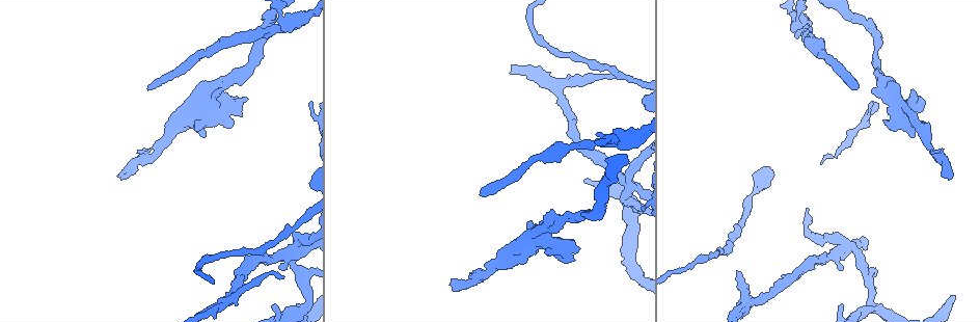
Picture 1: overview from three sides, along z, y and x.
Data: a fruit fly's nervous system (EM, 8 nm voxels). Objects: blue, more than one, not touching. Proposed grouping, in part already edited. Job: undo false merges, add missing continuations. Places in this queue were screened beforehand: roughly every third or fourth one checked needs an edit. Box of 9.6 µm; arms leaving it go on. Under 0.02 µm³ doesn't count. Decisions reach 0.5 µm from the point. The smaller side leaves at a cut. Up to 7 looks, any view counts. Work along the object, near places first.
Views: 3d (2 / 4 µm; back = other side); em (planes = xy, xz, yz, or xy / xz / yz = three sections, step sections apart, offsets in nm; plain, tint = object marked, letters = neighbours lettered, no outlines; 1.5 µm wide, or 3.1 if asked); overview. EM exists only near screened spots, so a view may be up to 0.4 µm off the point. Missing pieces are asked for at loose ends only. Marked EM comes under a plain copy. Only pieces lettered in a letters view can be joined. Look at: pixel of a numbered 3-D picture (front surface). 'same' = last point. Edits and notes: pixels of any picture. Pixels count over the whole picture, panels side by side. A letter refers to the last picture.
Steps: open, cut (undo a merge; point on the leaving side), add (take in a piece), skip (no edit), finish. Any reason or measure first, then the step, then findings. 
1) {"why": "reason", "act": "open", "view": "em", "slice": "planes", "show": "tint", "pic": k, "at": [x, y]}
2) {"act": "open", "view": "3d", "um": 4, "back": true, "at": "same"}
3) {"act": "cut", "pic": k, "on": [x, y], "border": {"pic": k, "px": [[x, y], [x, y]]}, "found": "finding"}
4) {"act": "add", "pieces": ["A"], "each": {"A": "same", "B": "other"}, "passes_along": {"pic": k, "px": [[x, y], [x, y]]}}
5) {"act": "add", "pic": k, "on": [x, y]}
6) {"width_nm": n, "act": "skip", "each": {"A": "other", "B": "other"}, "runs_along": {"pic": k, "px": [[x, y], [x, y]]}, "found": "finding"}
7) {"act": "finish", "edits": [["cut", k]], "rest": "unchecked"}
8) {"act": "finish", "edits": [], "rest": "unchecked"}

{"why": "an open end", "act": "open", "view": "em", "slice": "xy", "step": 4, "show": "letters", "pic": 1, "at": [238, 101]}

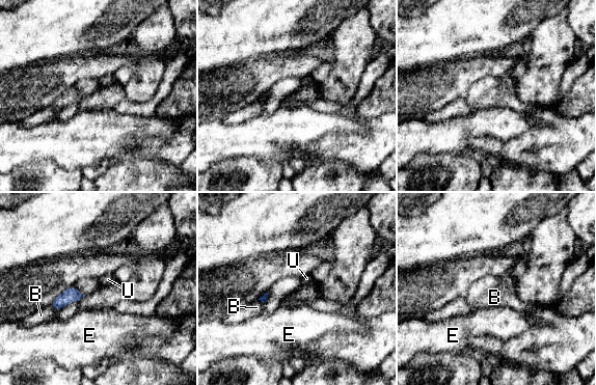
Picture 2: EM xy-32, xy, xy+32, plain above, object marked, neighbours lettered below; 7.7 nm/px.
{"why": "another direction", "act": "open", "view": "em", "slice": "planes", "show": "letters", "at": "same"}

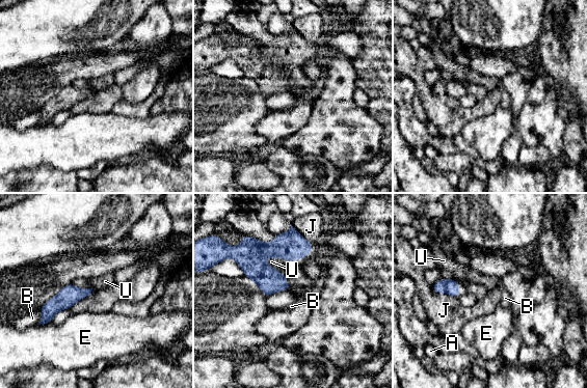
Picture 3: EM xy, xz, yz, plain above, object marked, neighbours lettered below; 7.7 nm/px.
{"width_nm": 220, "longest_contact_nm": ["U", 240], "act": "skip", "each": {"A": "other", "B": "other", "E": "other", "J": "other", "U": "other"}, "found": "none of them fits"}

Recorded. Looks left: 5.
{"why": "calibre changes", "act": "open", "view": "3d", "um": 2, "pic": 1, "at": [290, 24]}

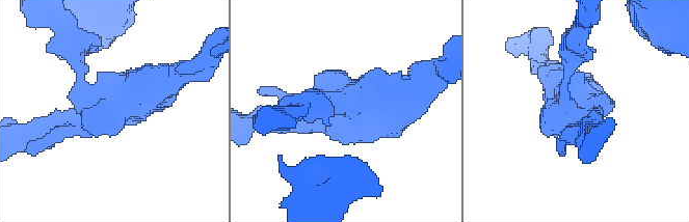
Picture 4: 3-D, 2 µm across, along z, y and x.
{"why": "now the EM", "act": "open", "view": "em", "slice": "planes", "show": "letters", "pic": 4, "at": [572, 103]}

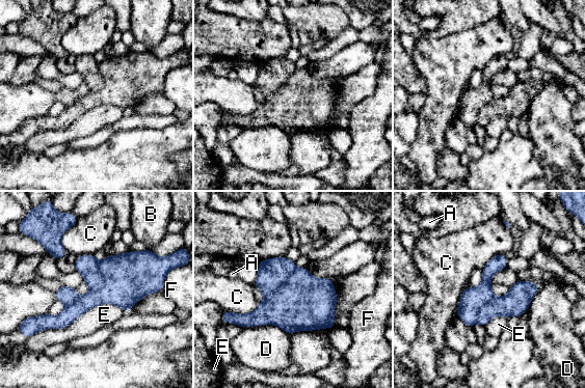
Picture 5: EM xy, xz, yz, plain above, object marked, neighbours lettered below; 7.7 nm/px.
{"longest_contact_nm": ["E", 700], "act": "cut", "pic": 5, "on": [127, 278], "each": {"A": "other", "B": "other", "C": "other", "D": "other", "E": "other", "F": "other"}, "part_leaving": {"pic": 5, "px": [[535, 289], [494, 307], [480, 321]]}, "found": "a second cell is stuck on"}

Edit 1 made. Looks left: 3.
{"act": "open", "view": "3d", "um": 2, "pic": 1, "at": [296, 248]}

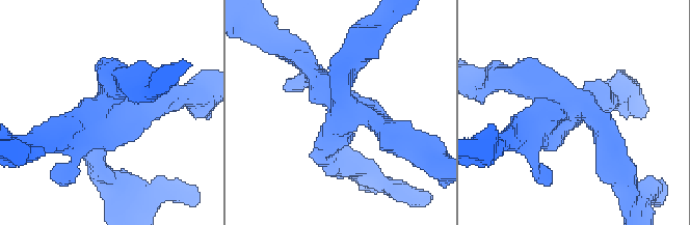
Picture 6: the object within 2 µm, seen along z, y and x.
{"act": "open", "view": "em", "slice": "planes", "show": "letters", "pic": 6, "at": [103, 108]}

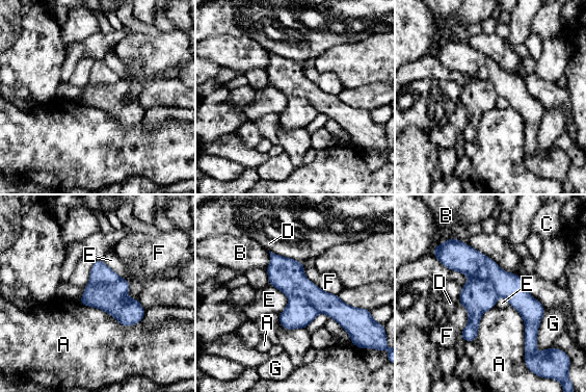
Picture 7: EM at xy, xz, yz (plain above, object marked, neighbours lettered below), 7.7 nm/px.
{"act": "cut", "pic": 7, "on": [478, 296], "each": {"A": "other", "B": "other", "C": "other", "D": "other", "E": "other", "F": "other", "G": "other"}, "border": {"pic": 7, "px": [[469, 280], [487, 280], [498, 295]]}, "found": "a second cell is stuck on"}

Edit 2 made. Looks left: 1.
{"act": "finish", "edits": [["cut", 5], ["cut", 7]], "rest": "unchecked"}

